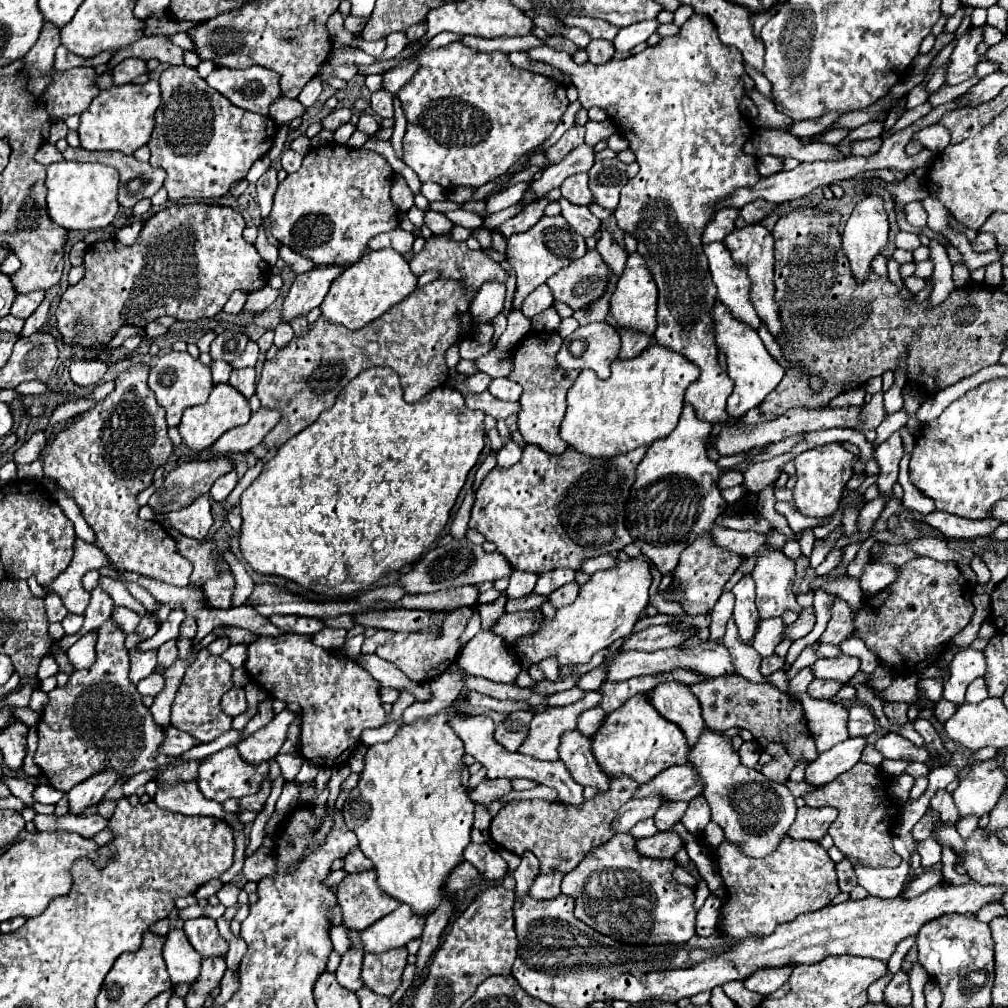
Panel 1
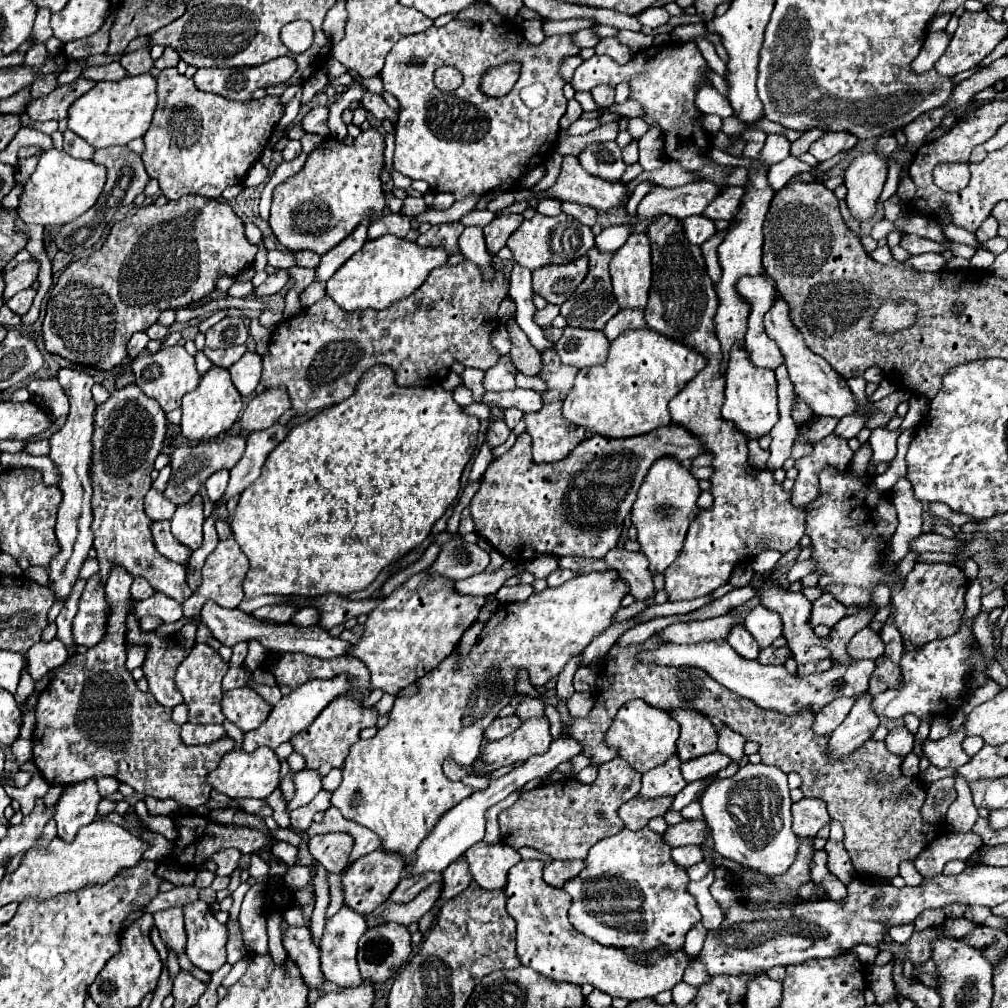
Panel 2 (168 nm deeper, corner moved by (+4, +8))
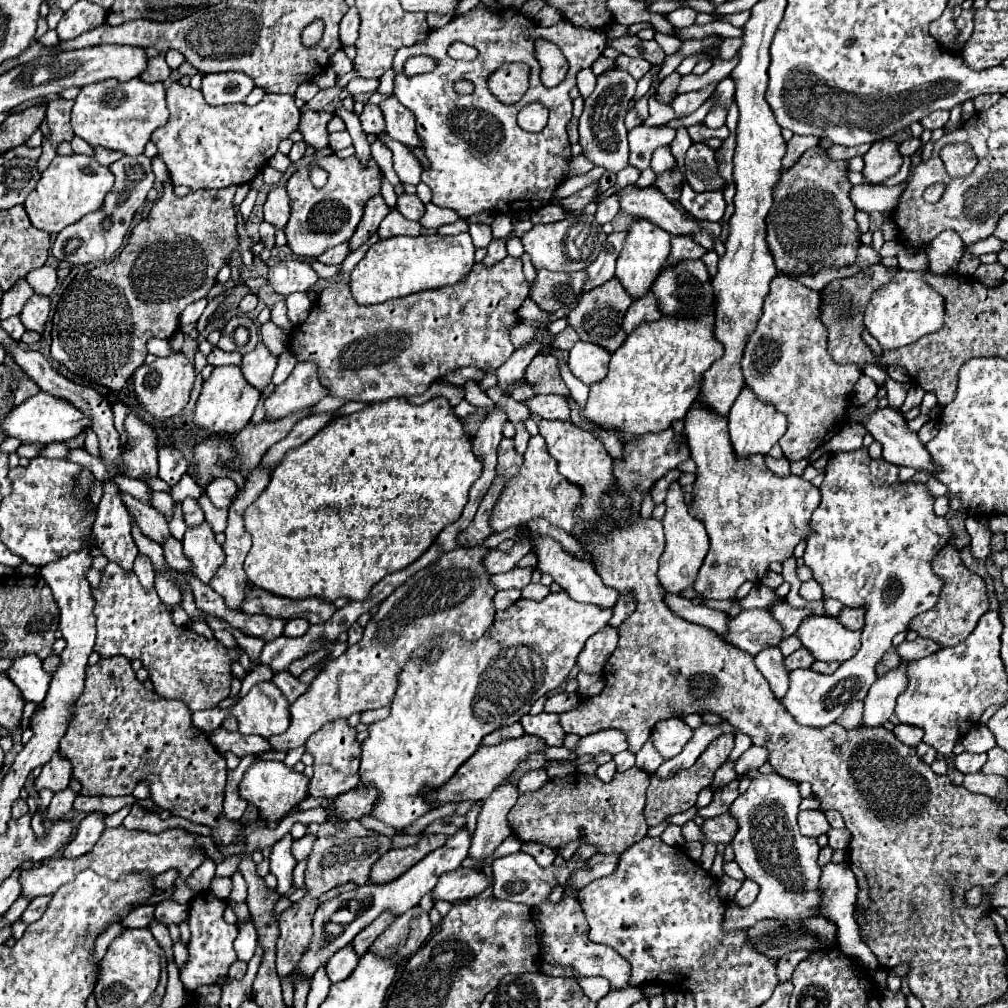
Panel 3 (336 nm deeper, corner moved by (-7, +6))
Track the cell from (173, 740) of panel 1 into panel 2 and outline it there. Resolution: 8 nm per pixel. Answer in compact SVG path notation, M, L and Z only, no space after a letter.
M193 723L181 725L181 739L185 745L213 743L223 735L225 735L223 725L193 725Z

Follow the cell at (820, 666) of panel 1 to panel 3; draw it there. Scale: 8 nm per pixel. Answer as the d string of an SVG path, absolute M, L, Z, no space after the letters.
M918 637L916 641L904 641L900 647L896 647L896 653L906 661L914 661L914 659L928 657L940 649L942 649L942 645L938 645L934 639Z

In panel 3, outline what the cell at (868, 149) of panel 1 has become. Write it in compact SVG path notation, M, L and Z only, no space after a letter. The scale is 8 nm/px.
M910 137L910 139L906 139L904 143L900 143L900 153L902 153L904 157L910 157L910 155L914 155L914 153L920 149L920 145L922 145L920 139Z

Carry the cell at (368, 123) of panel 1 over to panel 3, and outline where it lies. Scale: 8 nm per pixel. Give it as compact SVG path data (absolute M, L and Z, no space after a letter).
M370 103L364 105L364 111L360 115L360 123L366 133L384 133L384 129L386 129L382 109L378 105L370 105Z

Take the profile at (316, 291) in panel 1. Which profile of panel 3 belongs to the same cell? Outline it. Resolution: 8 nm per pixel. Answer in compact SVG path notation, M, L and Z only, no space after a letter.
M374 195L366 205L364 205L364 217L358 223L352 239L350 239L350 249L358 249L362 243L366 243L370 239L370 235L378 229L380 221L390 213L390 207L384 203L382 195Z

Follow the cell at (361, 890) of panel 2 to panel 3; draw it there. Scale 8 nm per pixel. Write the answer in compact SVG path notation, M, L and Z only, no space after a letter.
M428 835L410 847L388 851L386 855L382 855L382 859L378 859L378 863L374 863L370 871L370 883L388 883L396 879L420 859L424 859L428 853L440 849L446 843L446 839L448 835Z

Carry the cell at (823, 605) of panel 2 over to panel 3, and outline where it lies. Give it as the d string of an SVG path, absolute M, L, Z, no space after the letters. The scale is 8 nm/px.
M844 607L842 613L838 615L838 619L840 619L842 625L846 625L848 629L862 629L862 627L864 627L864 611L862 611L862 609Z

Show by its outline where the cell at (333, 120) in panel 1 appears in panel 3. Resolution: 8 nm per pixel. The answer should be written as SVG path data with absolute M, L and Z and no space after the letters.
M308 105L300 109L300 133L304 135L306 145L314 147L316 151L324 149L328 145L328 131L326 125L332 119L332 113L326 111L312 111Z

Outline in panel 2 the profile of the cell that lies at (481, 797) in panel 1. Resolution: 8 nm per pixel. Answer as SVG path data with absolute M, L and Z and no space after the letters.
M555 739L547 753L527 759L525 763L513 767L507 775L489 781L487 789L475 791L471 797L467 797L467 801L461 801L459 805L455 805L455 809L449 809L447 817L443 817L443 821L439 821L439 825L435 825L435 829L431 831L431 837L427 837L427 841L423 841L423 845L419 845L417 861L415 861L415 865L411 865L411 875L419 875L419 873L425 873L425 871L443 871L447 865L457 861L471 845L475 845L477 841L483 839L483 835L485 835L485 811L491 805L503 801L507 795L511 795L513 791L517 791L519 787L523 787L531 779L549 777L551 771L559 763L569 761L577 753L581 753L579 741L575 741L575 739Z

